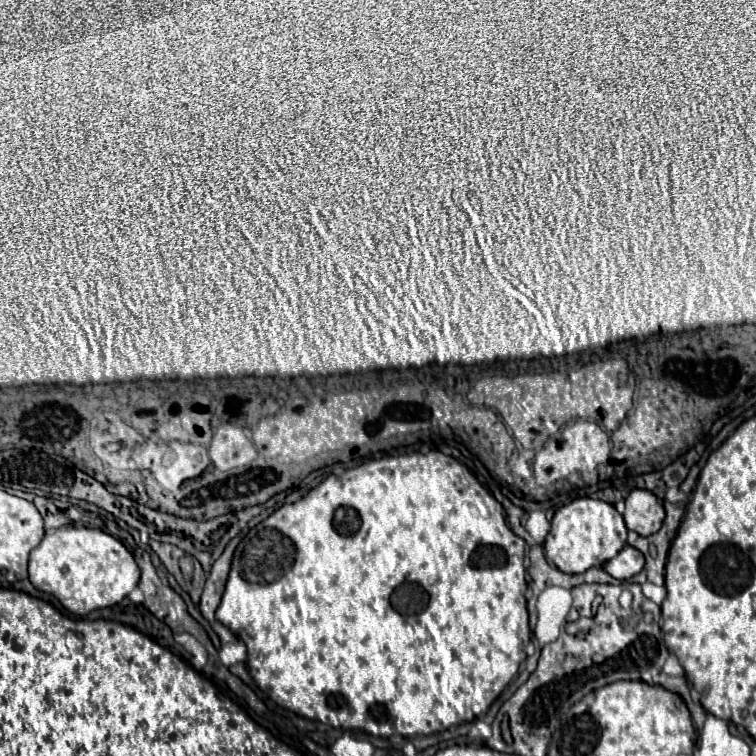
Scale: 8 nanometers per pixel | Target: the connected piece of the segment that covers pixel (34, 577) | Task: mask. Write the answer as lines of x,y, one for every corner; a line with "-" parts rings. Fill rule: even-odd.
58,528
52,536
46,534
38,548
32,550
28,562
30,582
58,598
66,610
84,616
98,608
108,608
122,602
138,584
140,568
126,546
102,530
90,528

